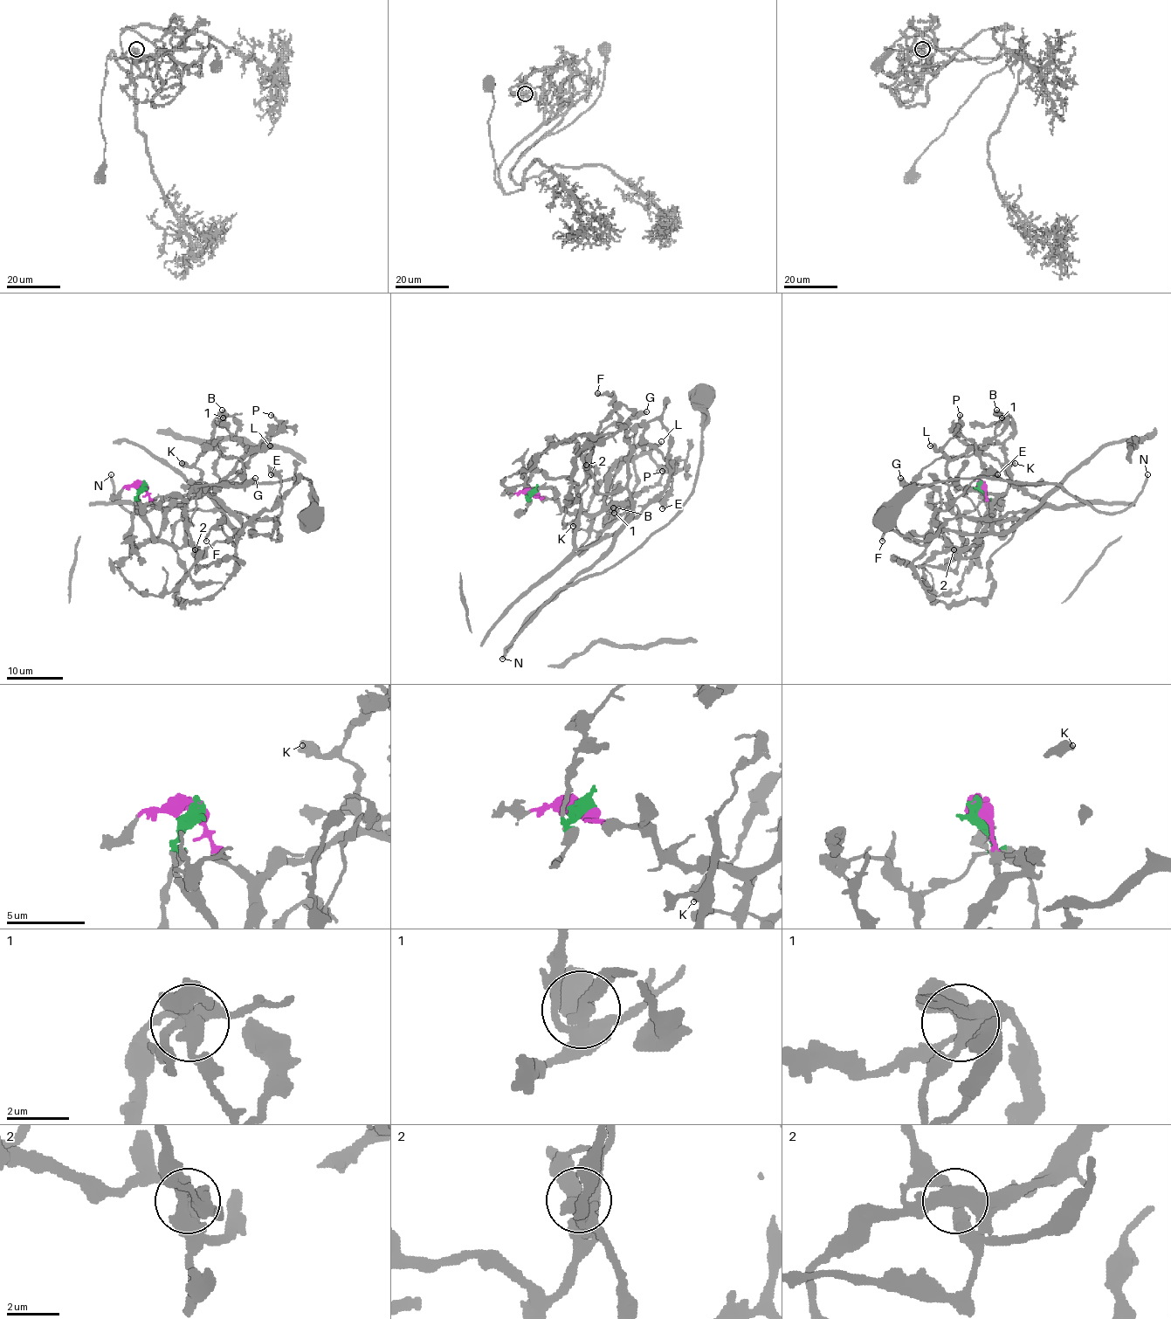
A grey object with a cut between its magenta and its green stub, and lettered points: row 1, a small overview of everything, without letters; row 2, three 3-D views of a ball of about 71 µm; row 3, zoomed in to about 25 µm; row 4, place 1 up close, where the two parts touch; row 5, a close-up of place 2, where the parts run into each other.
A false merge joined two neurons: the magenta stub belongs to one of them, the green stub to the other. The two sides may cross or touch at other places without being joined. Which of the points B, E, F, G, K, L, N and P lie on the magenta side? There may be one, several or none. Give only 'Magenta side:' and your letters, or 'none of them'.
Magenta side: B, E, F, G, K, L, N, P

